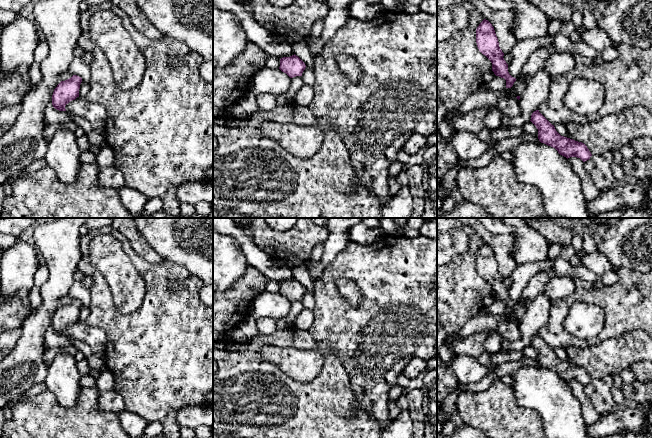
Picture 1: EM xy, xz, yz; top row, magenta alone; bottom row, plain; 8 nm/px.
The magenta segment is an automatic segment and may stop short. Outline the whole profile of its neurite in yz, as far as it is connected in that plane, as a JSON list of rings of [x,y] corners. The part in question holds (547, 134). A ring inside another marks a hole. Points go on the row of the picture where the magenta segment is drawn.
[[[536,110],[530,120],[538,129],[538,139],[541,143],[555,148],[558,153],[567,159],[570,157],[580,158],[583,162],[592,156],[587,146],[573,139],[561,136],[540,112]]]

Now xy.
[[[73,75],[71,78],[61,81],[54,89],[52,105],[59,111],[66,111],[65,106],[72,100],[79,97],[79,89],[82,78]]]

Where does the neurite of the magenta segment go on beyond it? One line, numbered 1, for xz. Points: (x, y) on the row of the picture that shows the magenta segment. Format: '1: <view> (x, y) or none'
1: none

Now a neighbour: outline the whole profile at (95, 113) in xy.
[[[77,97],[65,106],[66,111],[89,121],[93,129],[102,131],[106,121],[106,108],[98,103]]]

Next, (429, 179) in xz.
[[[437,145],[425,147],[422,186],[425,208],[421,218],[437,218]]]

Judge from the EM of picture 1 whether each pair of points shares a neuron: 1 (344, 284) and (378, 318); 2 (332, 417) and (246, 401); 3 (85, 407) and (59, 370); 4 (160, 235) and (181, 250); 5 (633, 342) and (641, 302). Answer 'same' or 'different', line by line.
1: different
2: same
3: different
4: same
5: different

